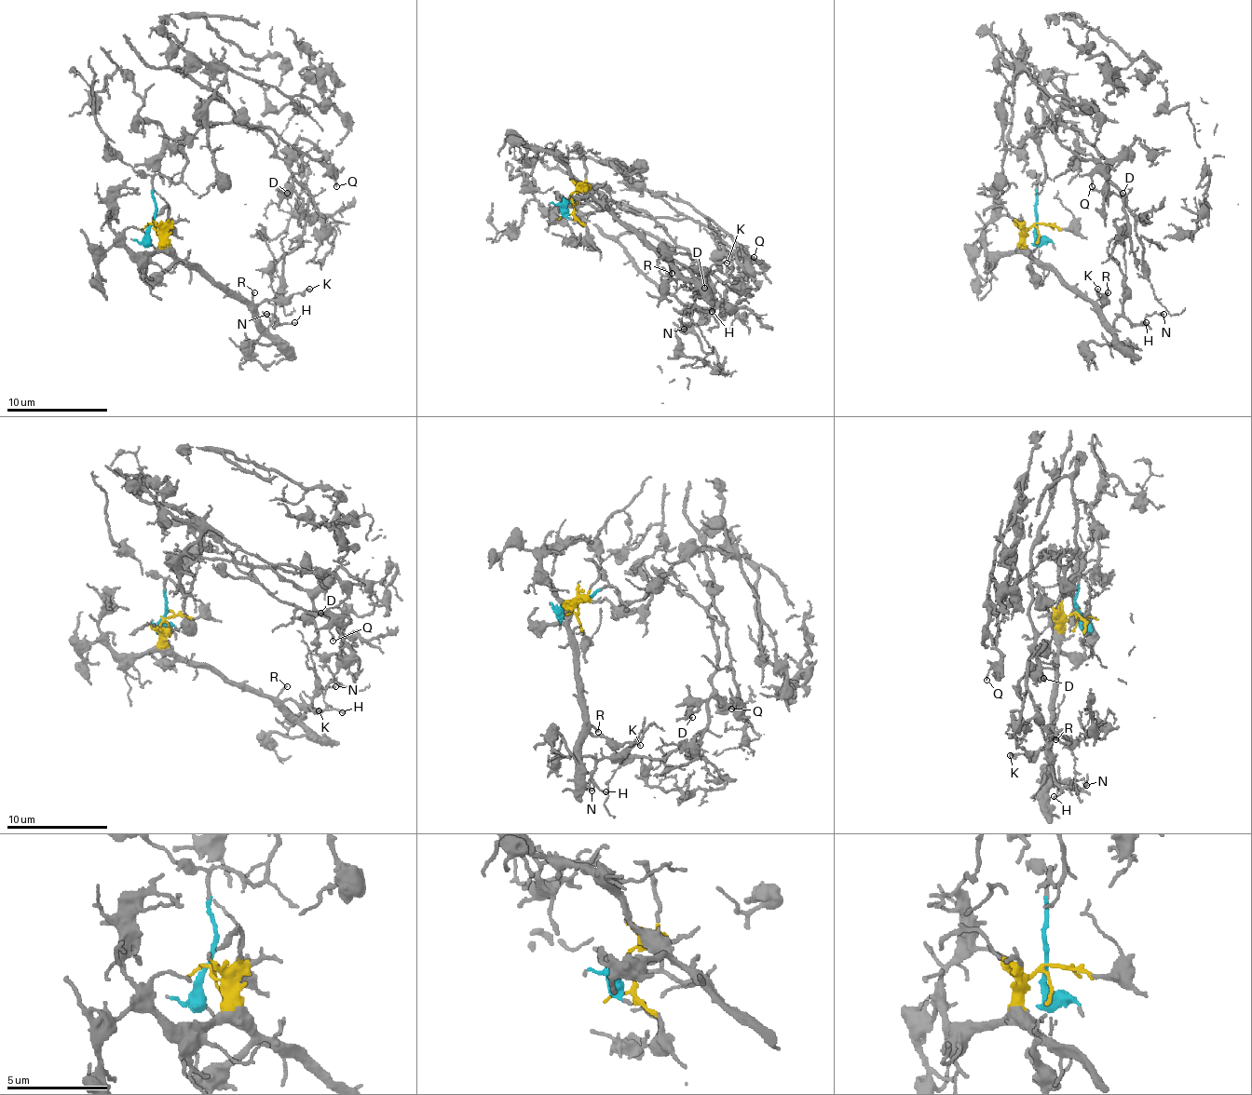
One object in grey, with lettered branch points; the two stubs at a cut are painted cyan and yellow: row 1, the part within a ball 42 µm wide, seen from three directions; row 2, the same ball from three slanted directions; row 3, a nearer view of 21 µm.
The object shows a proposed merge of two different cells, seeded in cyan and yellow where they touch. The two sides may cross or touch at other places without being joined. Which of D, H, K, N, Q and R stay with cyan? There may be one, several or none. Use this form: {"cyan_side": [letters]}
{"cyan_side": ["D", "Q"]}

